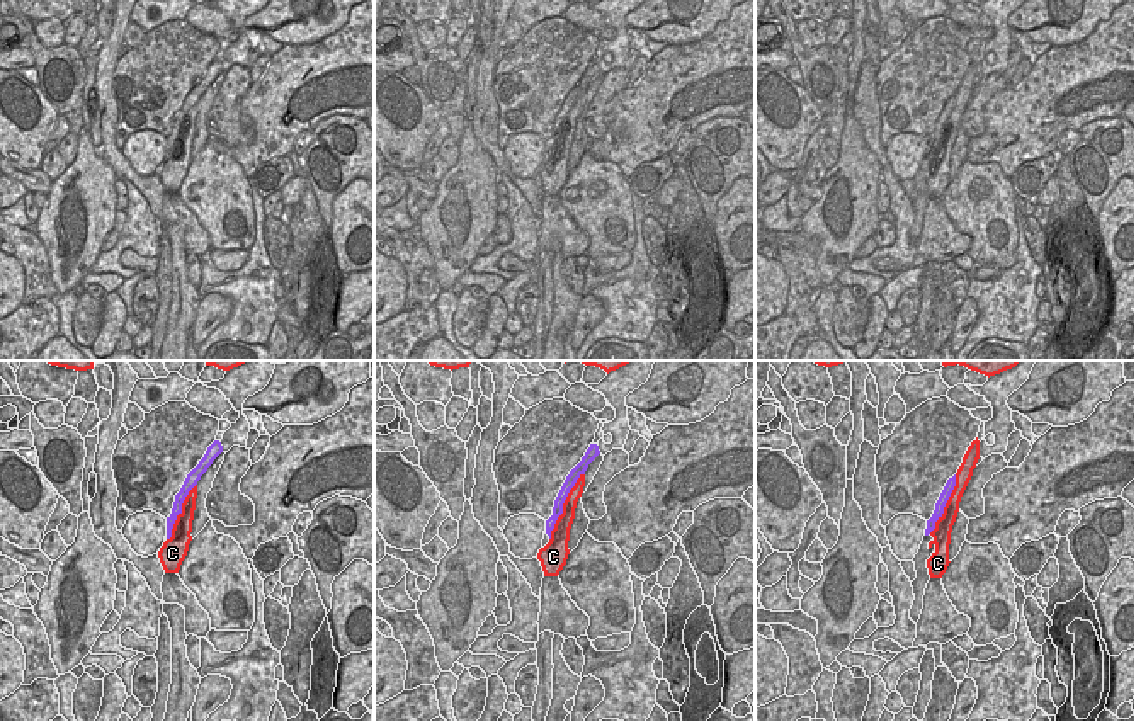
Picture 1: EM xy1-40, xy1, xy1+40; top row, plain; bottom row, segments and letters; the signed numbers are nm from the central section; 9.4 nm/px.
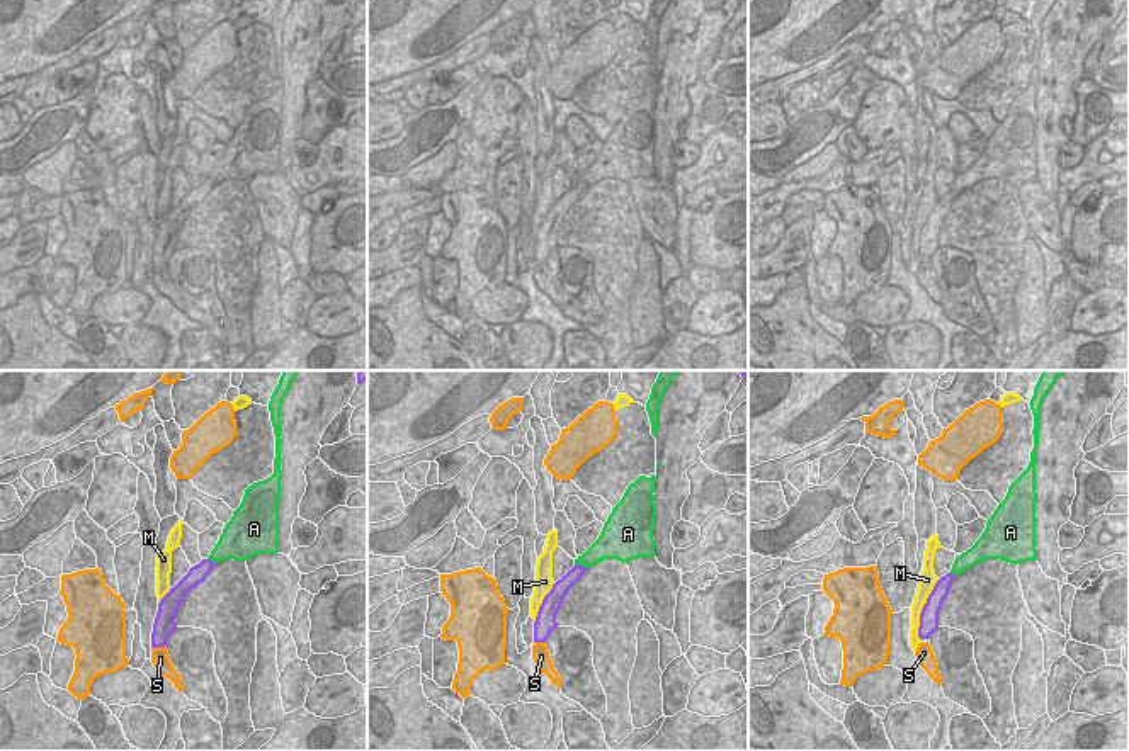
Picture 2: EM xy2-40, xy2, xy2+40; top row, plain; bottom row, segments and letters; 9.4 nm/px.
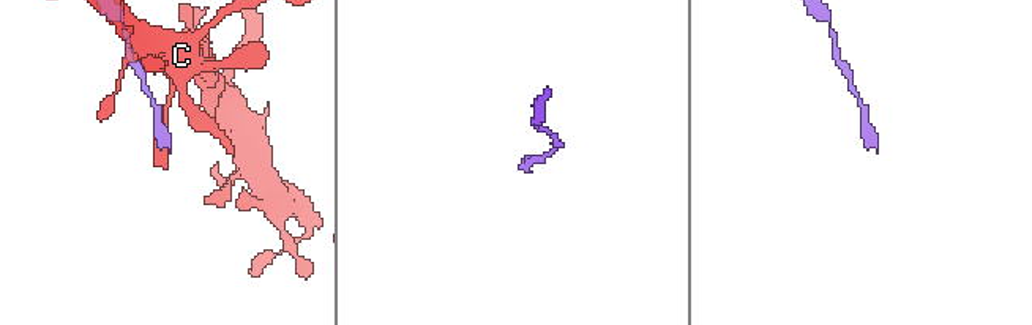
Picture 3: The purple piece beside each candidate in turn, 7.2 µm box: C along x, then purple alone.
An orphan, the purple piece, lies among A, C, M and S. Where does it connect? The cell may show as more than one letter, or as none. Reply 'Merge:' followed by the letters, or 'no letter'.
Merge: no letter

